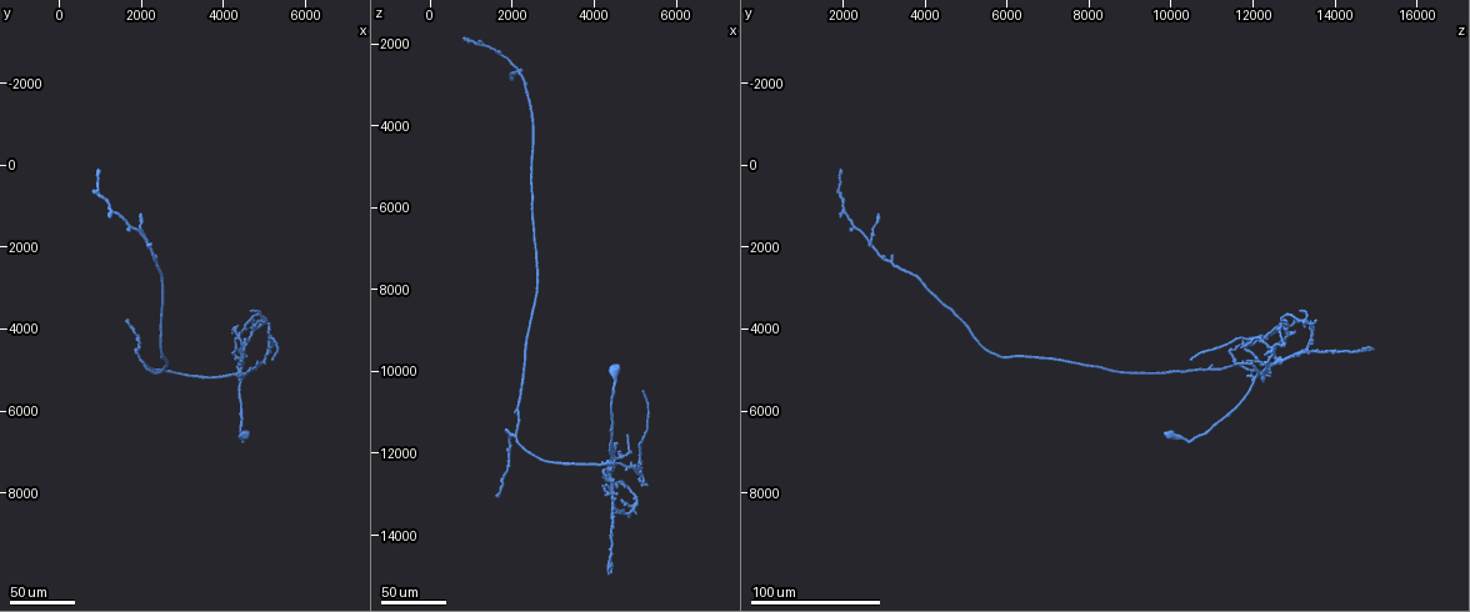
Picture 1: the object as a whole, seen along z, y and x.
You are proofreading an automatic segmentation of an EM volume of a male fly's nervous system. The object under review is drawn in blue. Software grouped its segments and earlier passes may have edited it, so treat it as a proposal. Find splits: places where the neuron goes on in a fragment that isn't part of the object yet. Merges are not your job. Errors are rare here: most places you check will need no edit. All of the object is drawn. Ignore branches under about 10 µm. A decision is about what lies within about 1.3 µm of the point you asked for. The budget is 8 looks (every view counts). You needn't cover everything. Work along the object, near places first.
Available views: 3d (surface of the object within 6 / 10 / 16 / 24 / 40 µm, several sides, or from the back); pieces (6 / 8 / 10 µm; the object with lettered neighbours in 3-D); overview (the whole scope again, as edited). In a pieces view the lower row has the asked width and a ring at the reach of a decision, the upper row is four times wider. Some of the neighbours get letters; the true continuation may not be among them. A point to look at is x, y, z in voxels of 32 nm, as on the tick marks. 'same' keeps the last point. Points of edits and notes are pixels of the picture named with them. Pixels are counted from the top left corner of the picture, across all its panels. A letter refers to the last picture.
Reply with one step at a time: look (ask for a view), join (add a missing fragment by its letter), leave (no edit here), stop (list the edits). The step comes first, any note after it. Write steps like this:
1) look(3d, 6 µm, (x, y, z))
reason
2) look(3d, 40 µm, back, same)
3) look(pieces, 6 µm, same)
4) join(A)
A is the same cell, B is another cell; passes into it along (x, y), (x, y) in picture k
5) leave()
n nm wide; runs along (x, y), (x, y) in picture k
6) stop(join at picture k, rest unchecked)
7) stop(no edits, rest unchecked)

look(3d, 24 µm, (5100, 4650, 12250))
free end

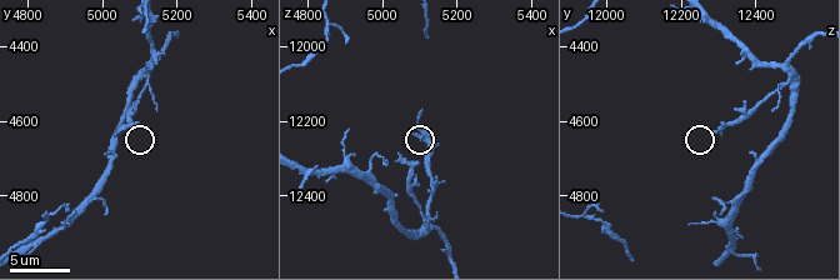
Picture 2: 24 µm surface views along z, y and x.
look(3d, 10 µm, (5050, 4630, 12290))

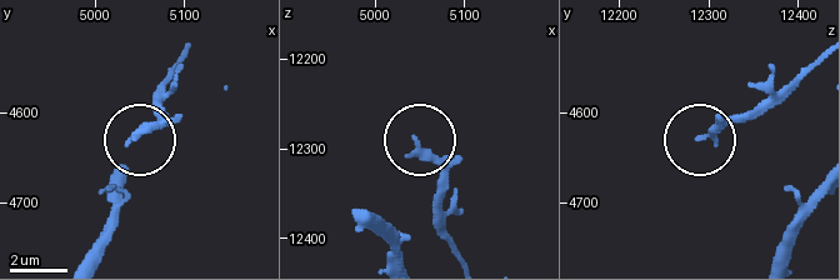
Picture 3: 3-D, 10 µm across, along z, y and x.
look(pieces, 10 µm, (5045, 4630, 12290))
what lies round it

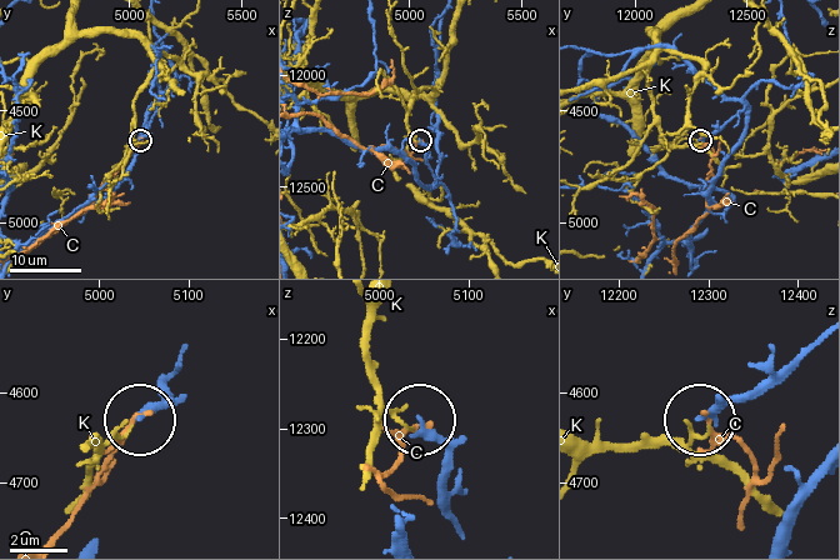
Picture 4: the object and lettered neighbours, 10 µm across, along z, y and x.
leave()
C and K are other cells; runs along (456, 520), (448, 499), (445, 448), (421, 421) in picture 4; no lettered fragment goes on from it

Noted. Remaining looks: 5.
look(3d, 24 µm, (4550, 4300, 11750))
branch stops here

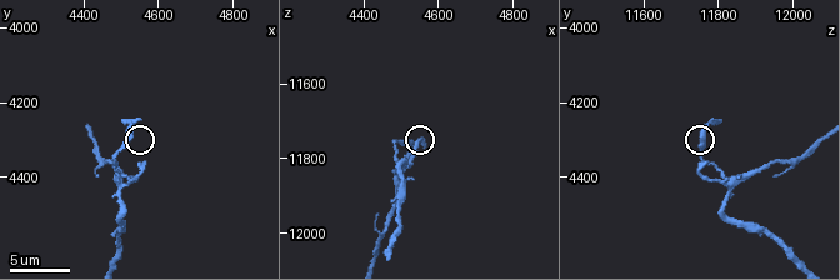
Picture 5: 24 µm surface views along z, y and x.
look(pieces, 10 µm, (4570, 4370, 11770))
see the neighbours

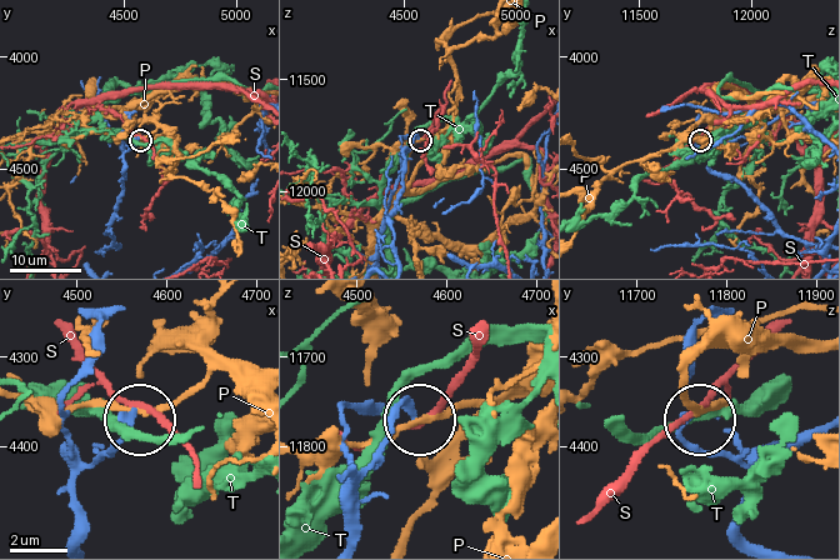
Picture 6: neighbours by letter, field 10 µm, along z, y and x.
leave()
P, S and T are other cells; runs along (356, 468), (369, 463), (398, 408), (411, 418) in picture 6; none of them fits

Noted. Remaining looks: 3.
look(3d, 40 µm, (4500, 4700, 13000))

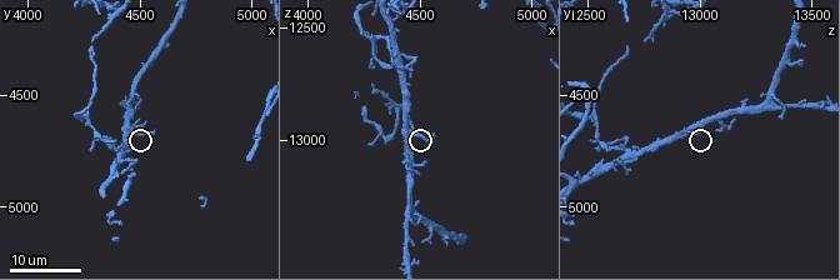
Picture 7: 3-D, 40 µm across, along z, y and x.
look(3d, 10 µm, (4550, 4670, 12970))

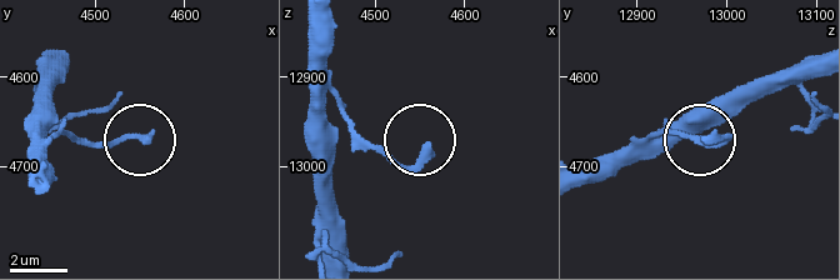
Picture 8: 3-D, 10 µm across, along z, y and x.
look(pieces, 6 µm, (4555, 4670, 12975))

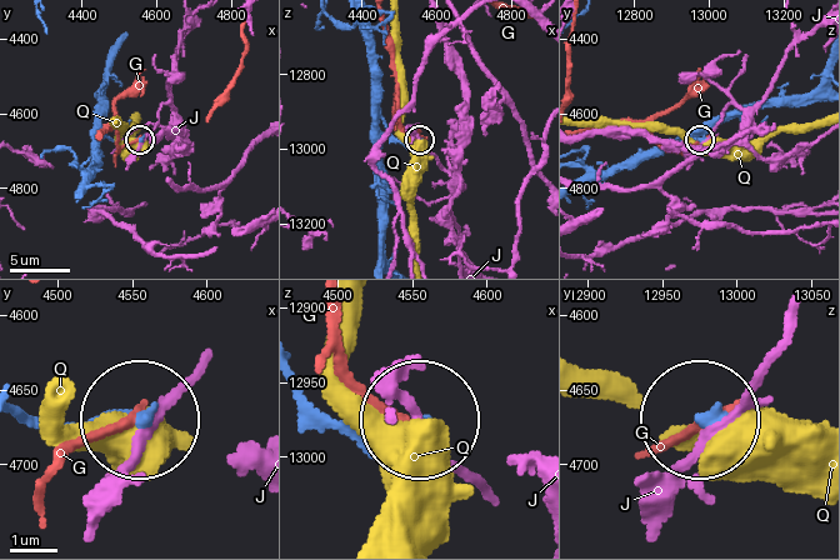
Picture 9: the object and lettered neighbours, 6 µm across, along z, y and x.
leave()
G, J and Q are other cells; no lettered fragment goes on from it

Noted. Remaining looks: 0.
stop(no edits, rest unchecked)

